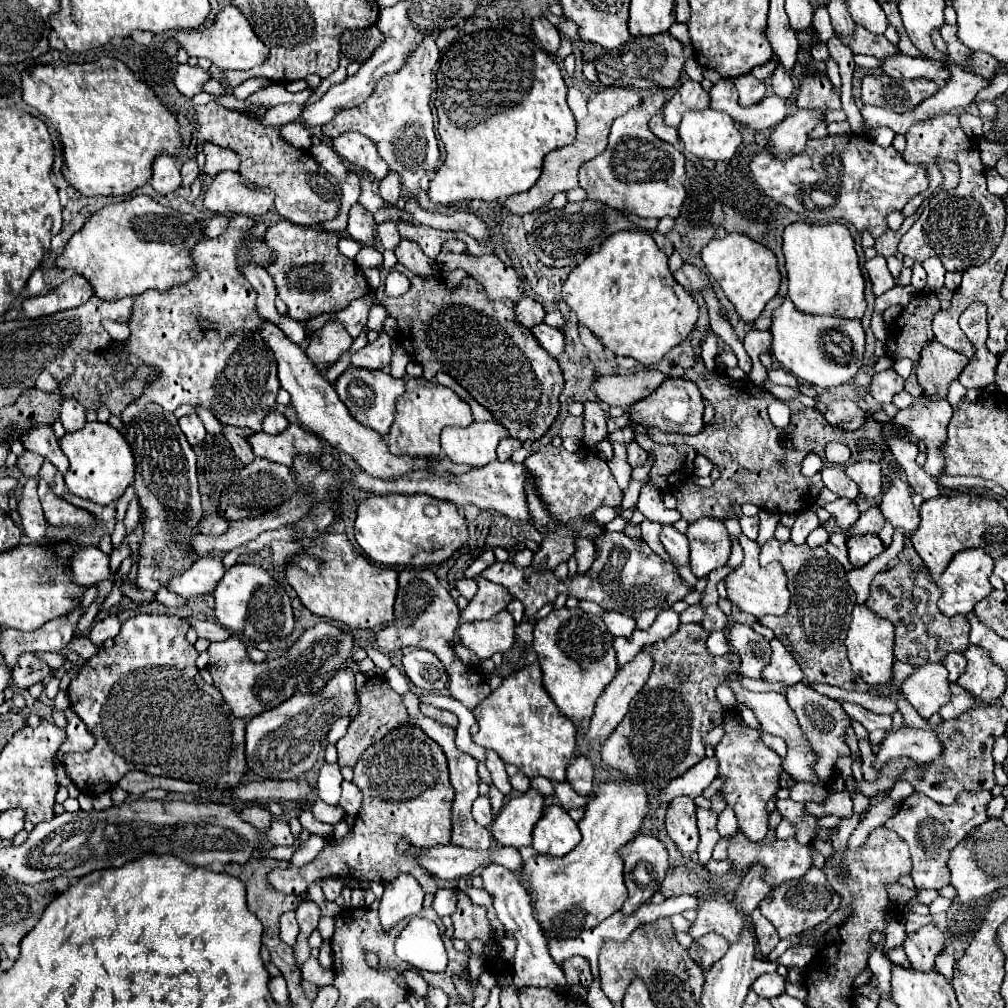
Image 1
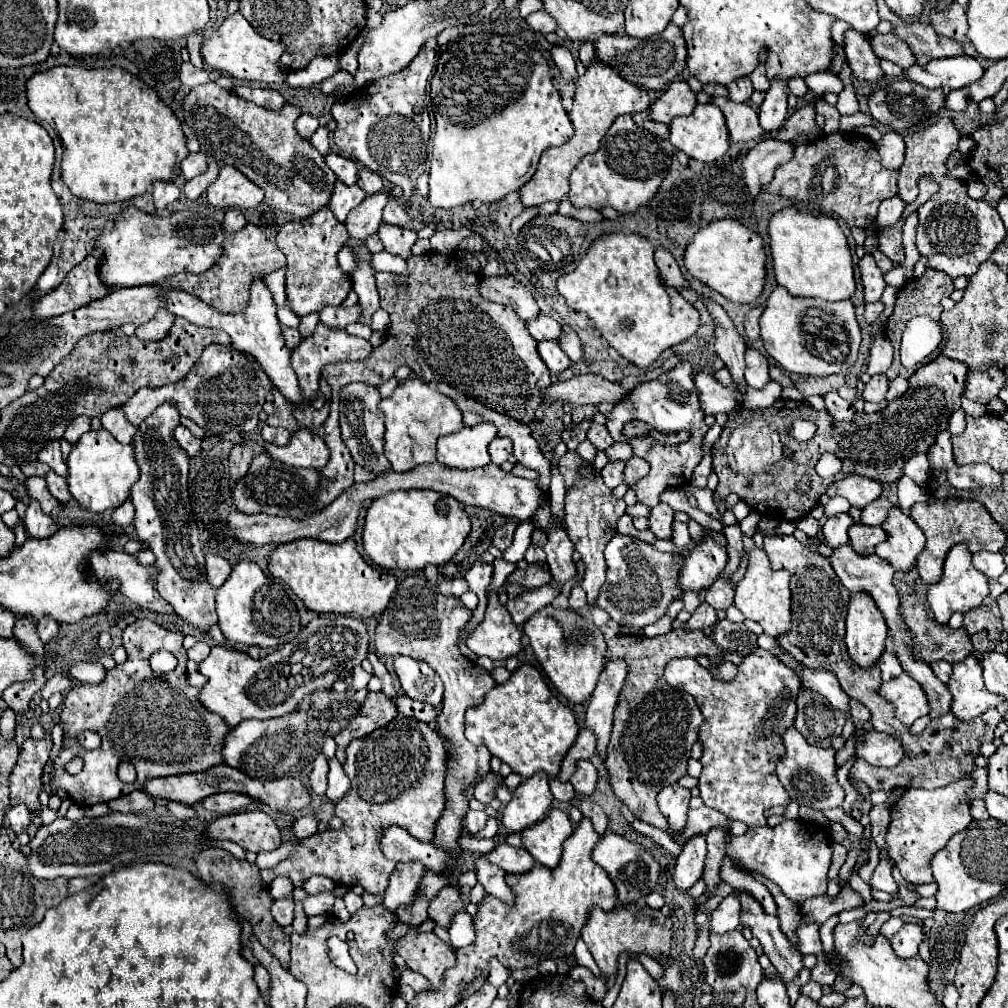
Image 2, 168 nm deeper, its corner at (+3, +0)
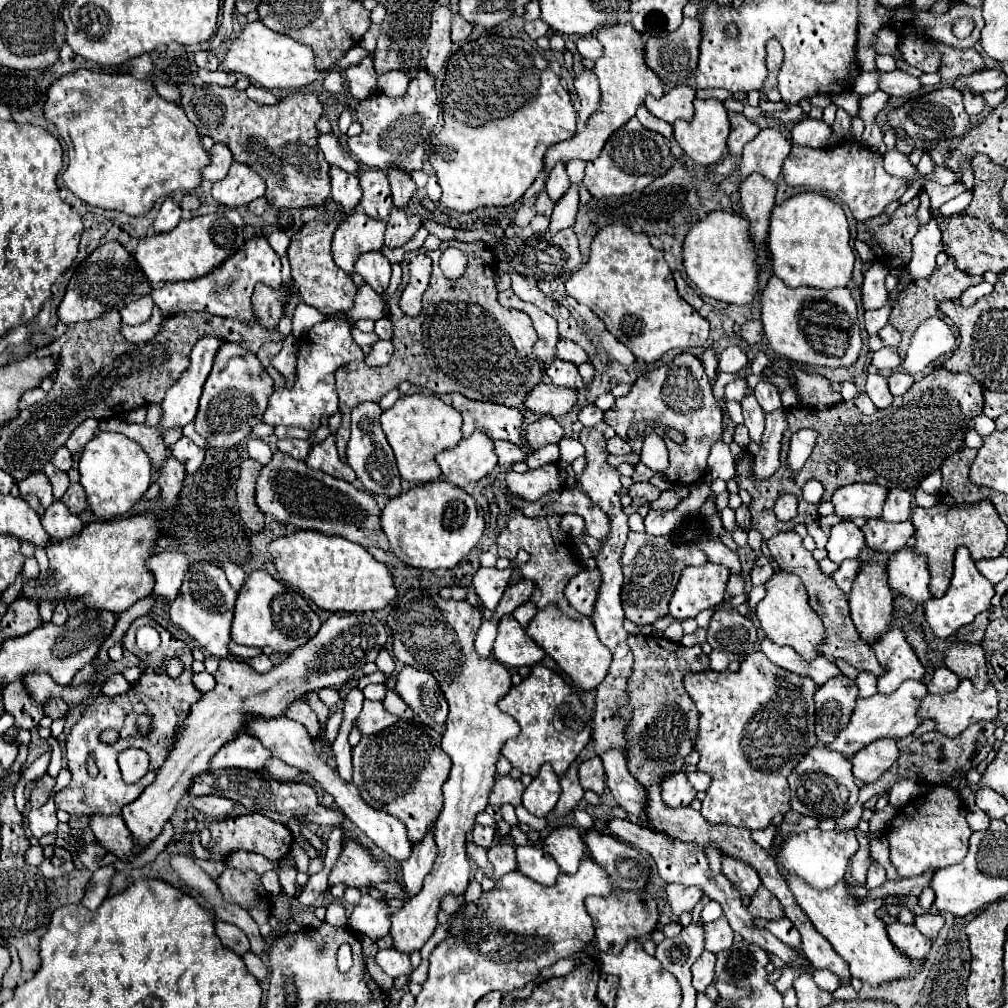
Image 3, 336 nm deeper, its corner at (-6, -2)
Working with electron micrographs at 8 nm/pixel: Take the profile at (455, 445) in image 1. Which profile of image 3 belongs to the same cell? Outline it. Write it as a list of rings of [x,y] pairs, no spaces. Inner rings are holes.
[[[474,432],[472,436],[462,438],[456,446],[436,454],[436,462],[444,480],[464,488],[466,484],[488,476],[496,468],[498,458],[494,454],[494,440],[484,432]]]

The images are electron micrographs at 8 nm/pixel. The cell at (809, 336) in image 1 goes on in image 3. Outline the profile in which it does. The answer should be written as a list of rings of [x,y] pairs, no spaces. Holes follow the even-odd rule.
[[[772,276],[760,296],[760,302],[764,334],[772,350],[782,358],[792,364],[826,368],[848,368],[856,364],[862,348],[862,330],[856,314],[856,302],[848,288],[788,288],[780,278]]]

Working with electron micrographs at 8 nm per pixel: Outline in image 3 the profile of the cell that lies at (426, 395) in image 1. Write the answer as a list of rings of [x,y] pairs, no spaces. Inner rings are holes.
[[[424,392],[406,394],[392,408],[382,412],[380,422],[382,422],[382,430],[388,438],[388,444],[394,450],[400,476],[414,484],[438,480],[442,472],[438,468],[434,456],[440,450],[452,448],[462,440],[460,412],[454,410],[452,404],[442,402],[440,396],[436,396],[436,394],[424,394]]]

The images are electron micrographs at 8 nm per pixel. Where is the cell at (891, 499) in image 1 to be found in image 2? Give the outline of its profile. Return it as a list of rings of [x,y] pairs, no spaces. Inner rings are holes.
[[[895,506],[883,524],[883,530],[887,532],[887,542],[879,544],[875,554],[889,562],[897,572],[911,572],[925,546],[921,528]]]

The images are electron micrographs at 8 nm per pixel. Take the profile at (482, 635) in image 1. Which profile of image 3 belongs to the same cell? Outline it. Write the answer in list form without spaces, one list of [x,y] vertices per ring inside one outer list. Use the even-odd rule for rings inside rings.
[[[510,614],[498,620],[498,636],[494,640],[492,656],[510,668],[532,666],[540,662],[546,654],[544,650],[524,632],[518,620]]]

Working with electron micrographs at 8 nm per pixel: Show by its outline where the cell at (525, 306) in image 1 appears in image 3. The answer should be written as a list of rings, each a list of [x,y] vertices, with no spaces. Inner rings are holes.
[[[560,338],[560,342],[556,344],[556,356],[568,362],[574,362],[576,366],[588,360],[588,354],[584,352],[582,346],[576,346],[576,342],[568,342],[564,338]]]

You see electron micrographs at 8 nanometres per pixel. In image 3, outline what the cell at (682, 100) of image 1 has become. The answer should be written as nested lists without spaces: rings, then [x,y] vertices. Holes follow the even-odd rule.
[[[674,86],[670,92],[666,92],[662,98],[646,98],[644,106],[654,114],[656,118],[674,124],[676,120],[692,120],[694,118],[694,88],[690,86]]]

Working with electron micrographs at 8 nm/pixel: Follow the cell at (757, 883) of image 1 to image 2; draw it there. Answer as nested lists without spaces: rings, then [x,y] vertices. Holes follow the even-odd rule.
[[[729,894],[721,900],[721,904],[711,912],[709,932],[721,936],[725,932],[731,932],[739,926],[739,898],[737,894]]]

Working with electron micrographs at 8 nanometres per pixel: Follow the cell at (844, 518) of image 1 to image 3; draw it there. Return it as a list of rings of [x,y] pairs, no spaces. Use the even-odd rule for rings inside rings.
[[[844,520],[830,530],[830,538],[826,544],[828,558],[836,564],[842,564],[846,558],[860,556],[864,548],[864,534],[852,522]]]

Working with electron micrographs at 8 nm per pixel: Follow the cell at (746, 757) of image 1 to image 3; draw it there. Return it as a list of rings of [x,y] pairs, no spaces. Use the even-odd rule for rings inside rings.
[[[750,652],[738,672],[692,672],[684,676],[684,688],[700,712],[700,728],[694,746],[700,752],[698,770],[712,778],[700,814],[714,824],[732,824],[750,830],[768,828],[776,814],[786,814],[790,810],[790,788],[786,778],[816,744],[812,696],[818,686],[808,676],[772,664],[762,652]]]

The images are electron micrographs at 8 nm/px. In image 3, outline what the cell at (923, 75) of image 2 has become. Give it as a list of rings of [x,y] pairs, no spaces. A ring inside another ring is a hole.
[[[982,70],[982,72],[976,72],[976,74],[968,74],[968,78],[956,78],[956,82],[952,84],[956,90],[964,92],[964,90],[970,90],[970,92],[988,92],[988,90],[998,90],[998,88],[1004,88],[1006,86],[1006,76],[1002,70]]]

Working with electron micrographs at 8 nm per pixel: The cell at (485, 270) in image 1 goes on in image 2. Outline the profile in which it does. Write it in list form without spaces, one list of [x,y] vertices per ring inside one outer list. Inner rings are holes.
[[[483,276],[479,292],[489,302],[511,306],[523,322],[539,314],[539,306],[533,294],[515,276],[507,276],[507,280],[503,280],[501,276],[495,276],[495,278]]]

